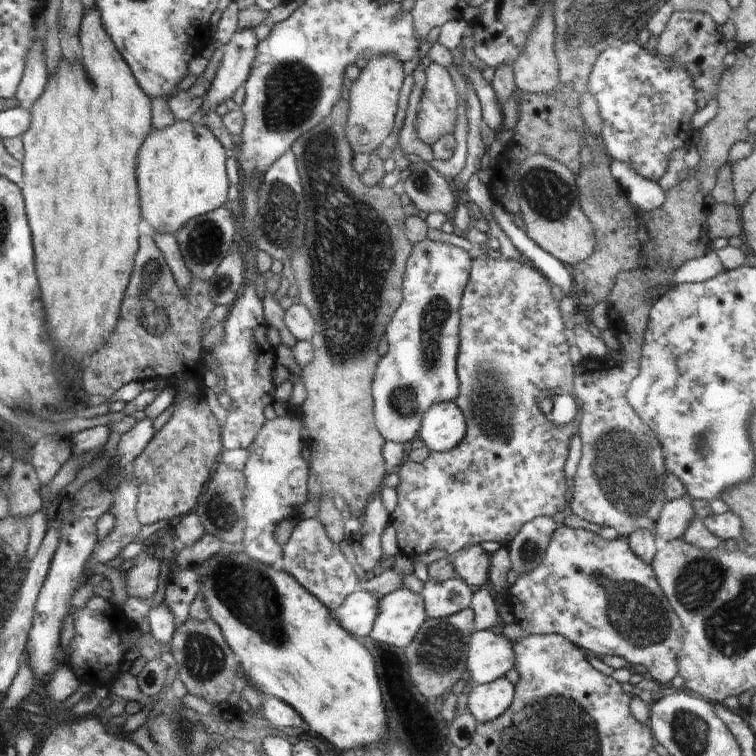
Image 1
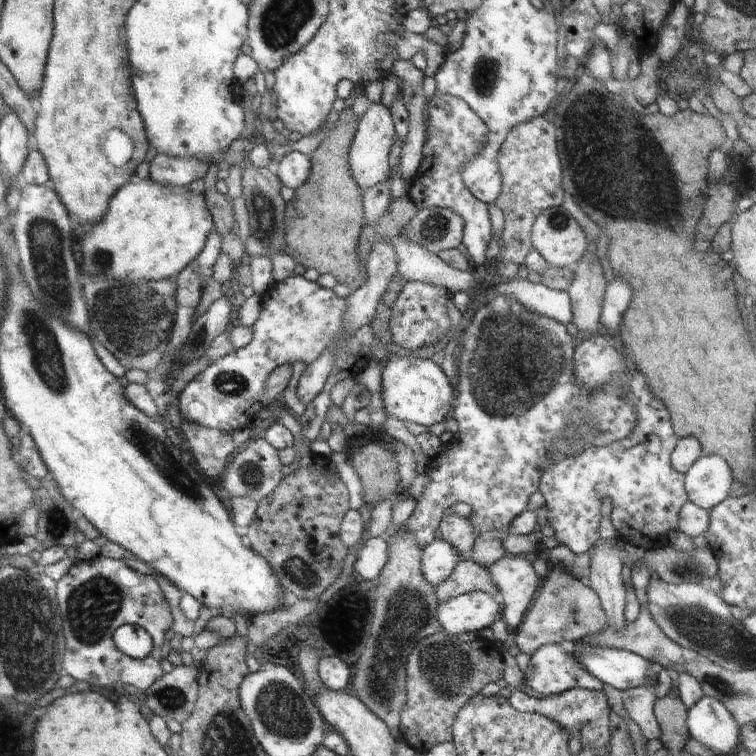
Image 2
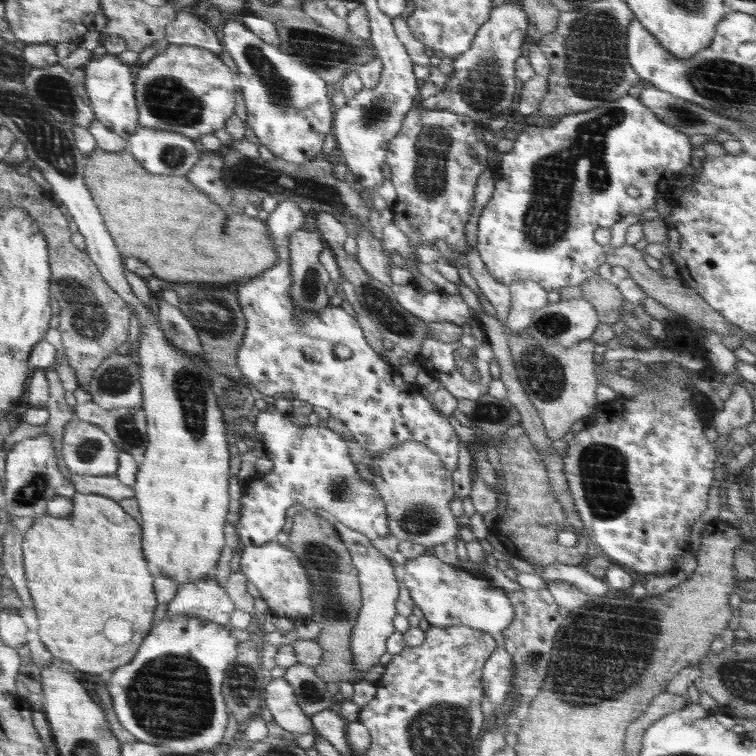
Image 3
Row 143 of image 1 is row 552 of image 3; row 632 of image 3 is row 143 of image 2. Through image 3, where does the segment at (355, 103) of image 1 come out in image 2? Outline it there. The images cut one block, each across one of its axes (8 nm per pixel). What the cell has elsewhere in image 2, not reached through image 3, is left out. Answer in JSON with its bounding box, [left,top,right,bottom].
[350,104,394,191]

